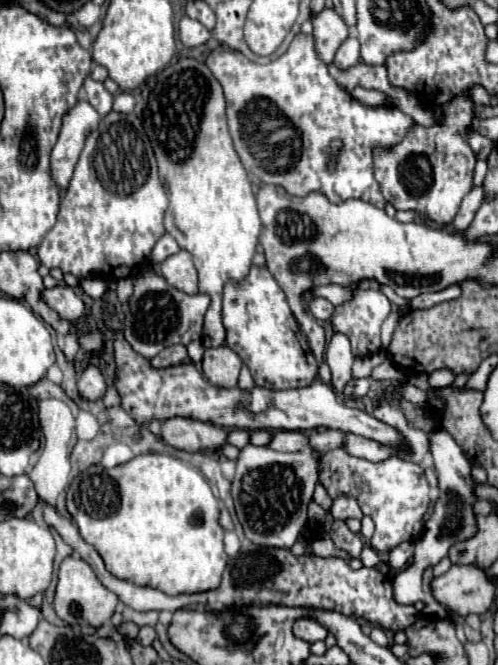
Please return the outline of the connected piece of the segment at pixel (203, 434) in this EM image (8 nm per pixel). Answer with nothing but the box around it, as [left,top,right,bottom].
[159,418,227,452]

